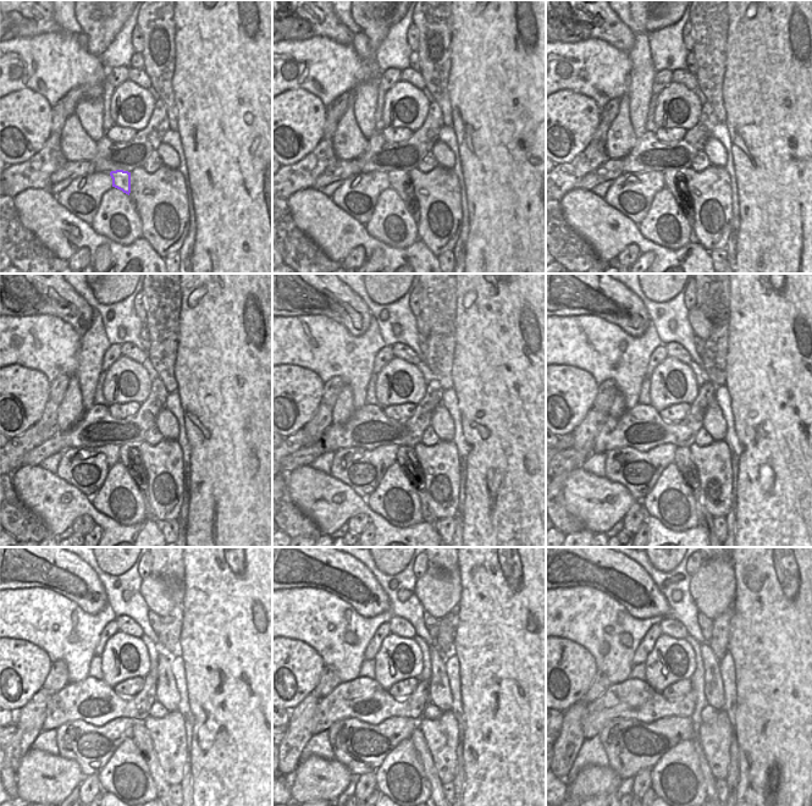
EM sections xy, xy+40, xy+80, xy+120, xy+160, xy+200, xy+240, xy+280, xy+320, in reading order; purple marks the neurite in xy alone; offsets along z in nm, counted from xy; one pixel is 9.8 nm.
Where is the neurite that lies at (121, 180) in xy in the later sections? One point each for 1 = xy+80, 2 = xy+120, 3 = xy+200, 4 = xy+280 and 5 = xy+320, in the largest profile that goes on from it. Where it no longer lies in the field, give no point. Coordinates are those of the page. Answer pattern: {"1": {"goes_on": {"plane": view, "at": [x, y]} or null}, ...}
{"1": {"goes_on": {"plane": "xy+80", "at": [673, 178]}}, "2": {"goes_on": {"plane": "xy+120", "at": [128, 453]}}, "3": {"goes_on": {"plane": "xy+200", "at": [683, 454]}}, "4": {"goes_on": {"plane": "xy+280", "at": [436, 787]}}, "5": {"goes_on": {"plane": "xy+320", "at": [708, 778]}}}

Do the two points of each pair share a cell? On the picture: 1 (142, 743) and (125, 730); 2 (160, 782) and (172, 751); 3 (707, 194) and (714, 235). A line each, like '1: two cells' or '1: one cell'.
1: two cells
2: two cells
3: one cell

